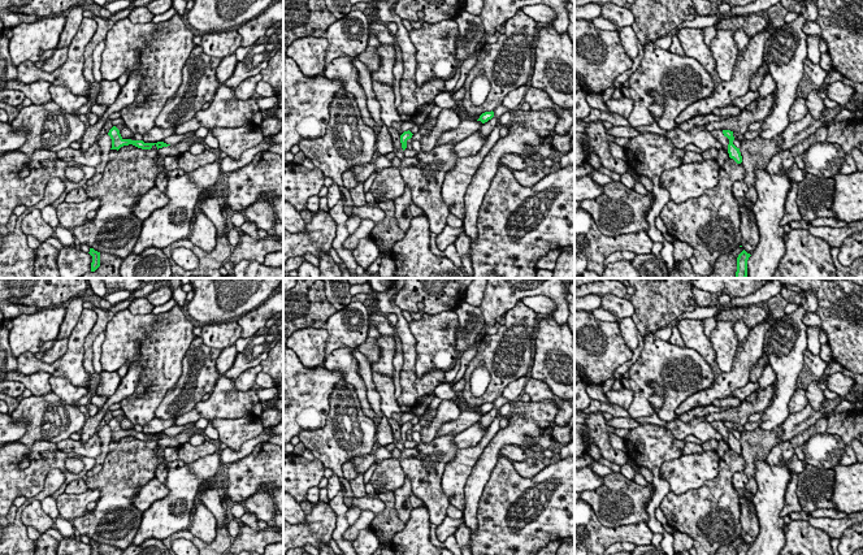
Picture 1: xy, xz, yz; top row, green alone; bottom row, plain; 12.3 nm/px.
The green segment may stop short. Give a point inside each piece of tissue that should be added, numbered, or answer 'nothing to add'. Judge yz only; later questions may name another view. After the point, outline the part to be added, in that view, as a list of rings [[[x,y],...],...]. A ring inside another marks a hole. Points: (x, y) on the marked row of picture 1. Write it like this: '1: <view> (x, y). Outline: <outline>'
nothing to add

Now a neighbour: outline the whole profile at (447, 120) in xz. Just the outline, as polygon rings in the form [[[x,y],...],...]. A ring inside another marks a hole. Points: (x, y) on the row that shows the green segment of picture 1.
[[[442,109],[442,112],[435,118],[435,125],[430,129],[430,133],[422,135],[421,139],[421,152],[430,152],[437,147],[437,142],[441,139],[442,134],[454,130],[460,125],[461,114],[454,109]]]

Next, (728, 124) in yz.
[[[775,91],[771,92],[767,97],[759,100],[753,113],[747,109],[742,109],[737,117],[729,117],[723,121],[710,122],[704,125],[704,129],[707,131],[712,131],[715,129],[721,131],[730,130],[733,133],[734,139],[737,139],[741,127],[743,129],[743,131],[747,131],[747,127],[753,122],[762,122],[771,113],[773,101]]]

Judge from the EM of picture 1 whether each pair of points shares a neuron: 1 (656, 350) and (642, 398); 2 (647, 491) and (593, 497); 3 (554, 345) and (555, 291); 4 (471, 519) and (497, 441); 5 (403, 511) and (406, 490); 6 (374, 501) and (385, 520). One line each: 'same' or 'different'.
1: same
2: same
3: different
4: same
5: same
6: different

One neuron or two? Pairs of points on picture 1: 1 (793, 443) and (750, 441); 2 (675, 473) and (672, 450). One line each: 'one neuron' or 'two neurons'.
1: two neurons
2: two neurons

